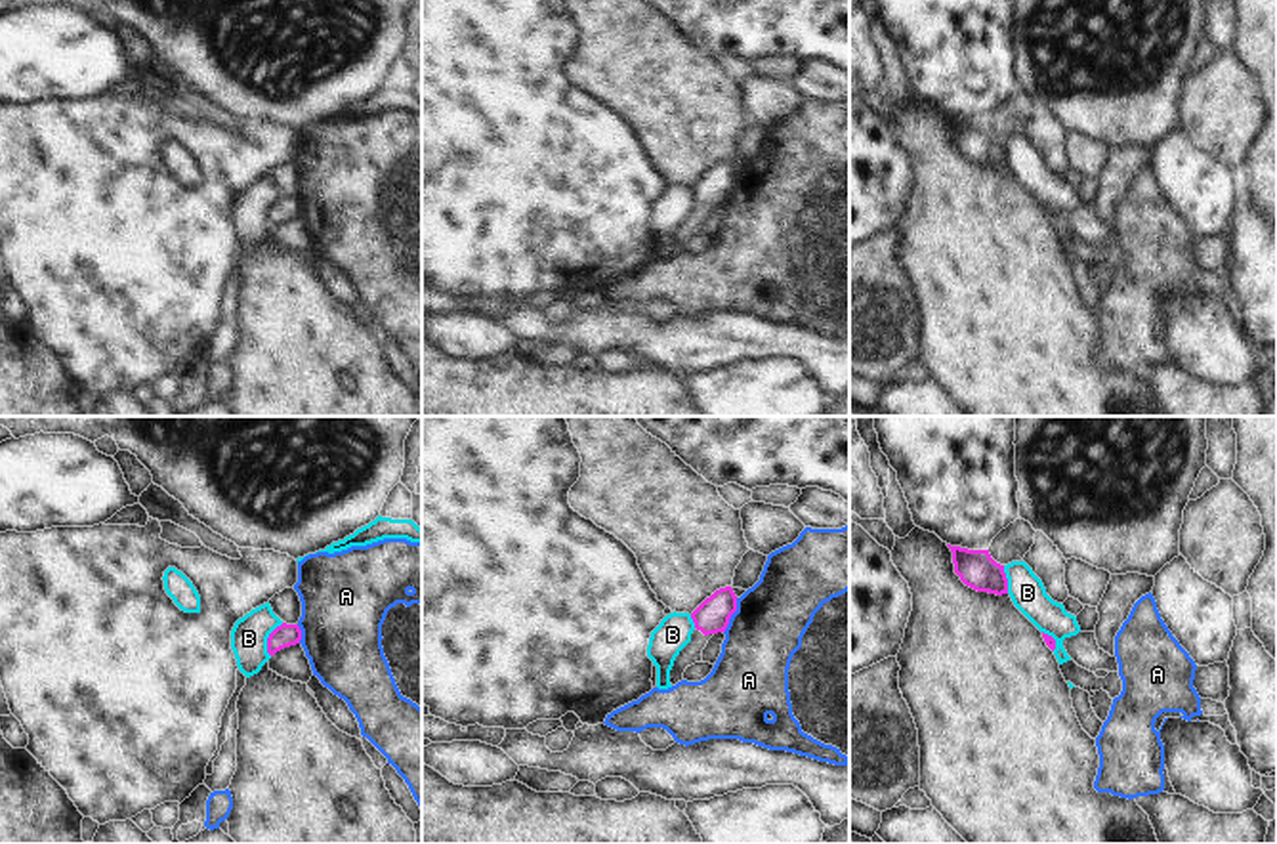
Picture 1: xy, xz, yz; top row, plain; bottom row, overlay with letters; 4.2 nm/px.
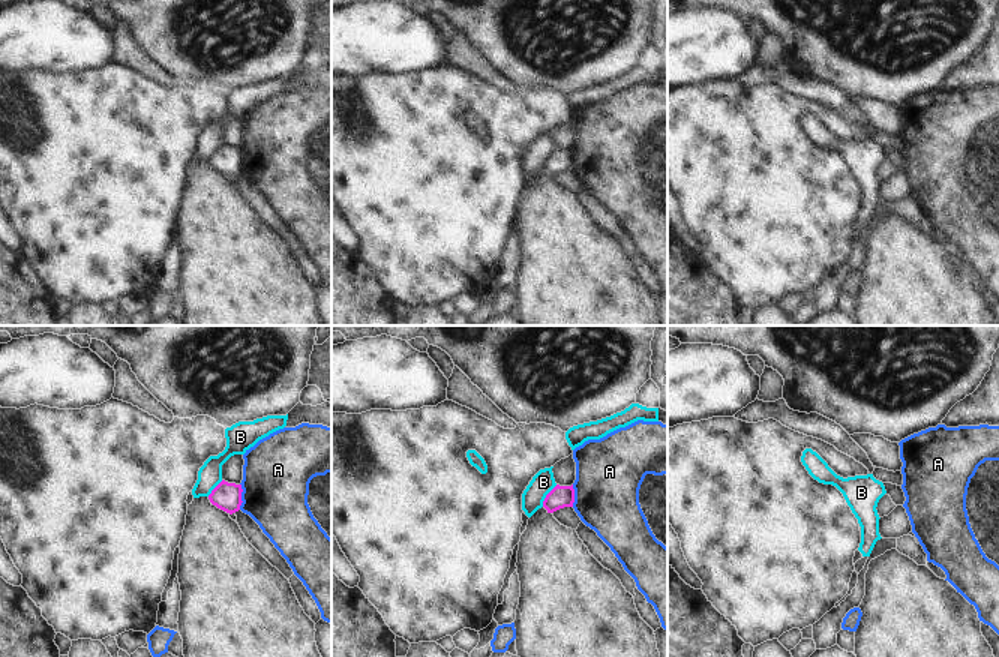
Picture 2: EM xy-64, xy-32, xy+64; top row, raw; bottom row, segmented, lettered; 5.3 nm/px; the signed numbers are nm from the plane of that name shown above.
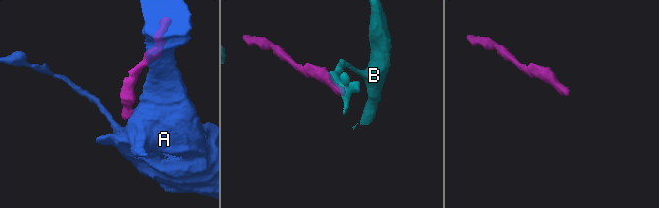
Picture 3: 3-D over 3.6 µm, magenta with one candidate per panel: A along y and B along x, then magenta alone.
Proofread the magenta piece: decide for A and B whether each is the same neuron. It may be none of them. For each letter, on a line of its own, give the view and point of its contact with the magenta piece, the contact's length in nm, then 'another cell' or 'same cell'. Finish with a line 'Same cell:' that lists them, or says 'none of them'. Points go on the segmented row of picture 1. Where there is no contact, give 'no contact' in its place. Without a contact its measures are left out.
A: xz (732, 613) | 160 nm | another cell
B: xy (268, 638) | 160 nm | another cell
Same cell: none of them

